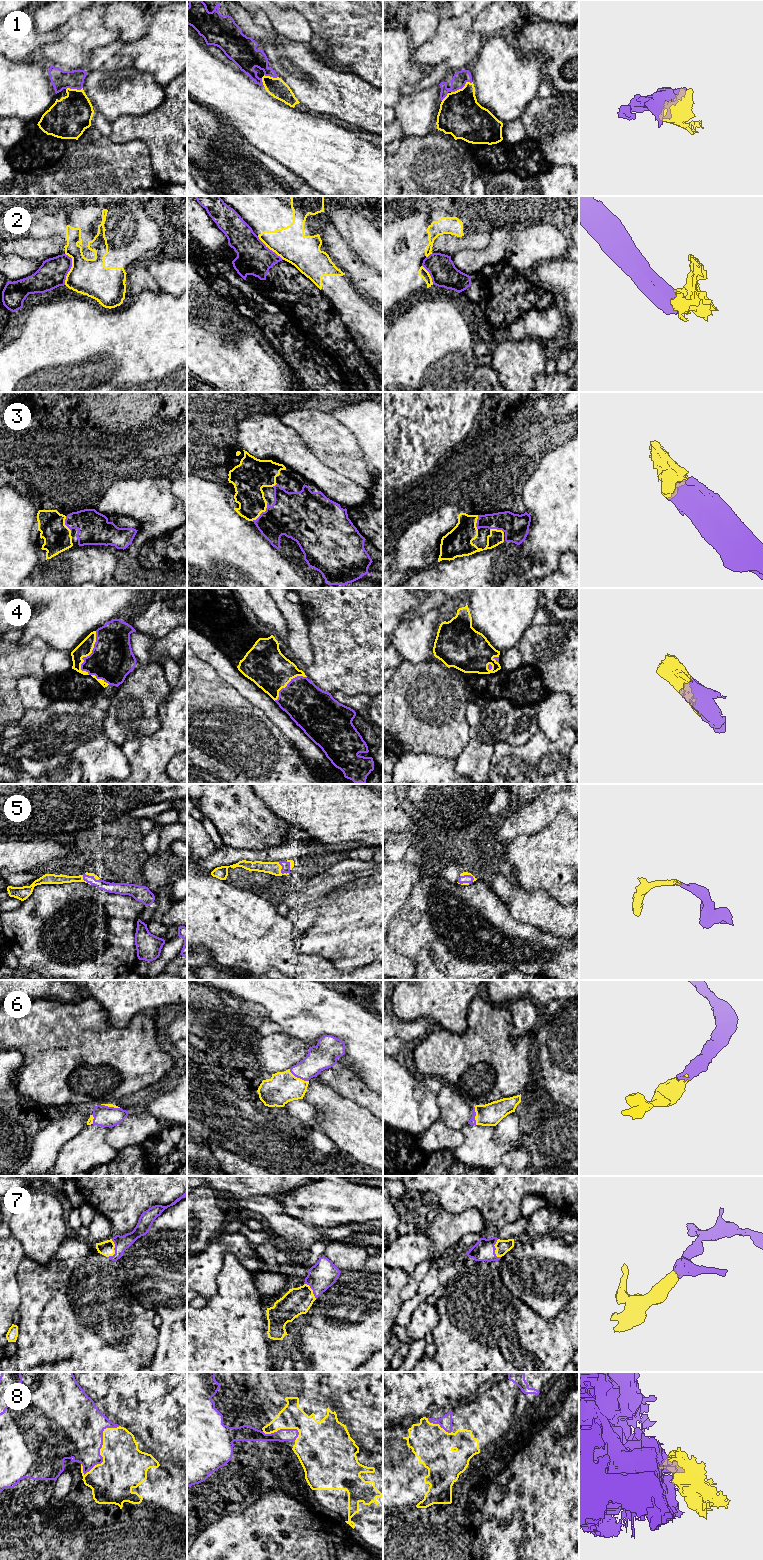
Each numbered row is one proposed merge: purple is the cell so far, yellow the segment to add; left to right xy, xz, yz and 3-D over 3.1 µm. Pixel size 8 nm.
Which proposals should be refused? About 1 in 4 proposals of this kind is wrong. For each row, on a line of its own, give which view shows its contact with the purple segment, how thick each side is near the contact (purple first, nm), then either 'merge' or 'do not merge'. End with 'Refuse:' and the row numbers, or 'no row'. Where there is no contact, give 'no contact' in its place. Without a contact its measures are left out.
1: meets purple in yz; 120 nm thick on the purple side, 340 nm on the other; merge
2: meets purple in xy; 220 nm thick on the purple side, 300 nm on the other; do not merge
3: meets purple in xz; 360 nm thick on the purple side, 220 nm on the other; merge
4: meets purple in xy; 340 nm thick on the purple side, 120 nm on the other; merge
5: meets purple in xz; 70 nm thick on the purple side, 110 nm on the other; merge
6: meets purple in xz; 200 nm thick on the purple side, 260 nm on the other; merge
7: meets purple in xy; 110 nm thick on the purple side, 120 nm on the other; merge
8: meets purple in xy; 440 nm thick on the purple side, 360 nm on the other; do not merge
Refuse: 2, 8

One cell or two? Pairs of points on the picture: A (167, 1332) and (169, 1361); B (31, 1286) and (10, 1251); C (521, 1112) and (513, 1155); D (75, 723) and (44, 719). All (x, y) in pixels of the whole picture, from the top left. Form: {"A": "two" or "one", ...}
{"A": "one", "B": "two", "C": "two", "D": "one"}

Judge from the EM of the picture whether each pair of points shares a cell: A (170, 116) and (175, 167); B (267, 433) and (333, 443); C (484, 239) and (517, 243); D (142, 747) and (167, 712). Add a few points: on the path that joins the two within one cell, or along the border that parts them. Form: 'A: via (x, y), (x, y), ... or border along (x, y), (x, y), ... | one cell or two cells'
A: via (175, 129), (175, 154) | one cell
B: border along (282, 423), (289, 426), (315, 456) | two cells
C: border along (491, 233), (489, 243), (484, 248), (468, 249) | two cells
D: via (152, 744), (167, 729), (167, 722) | one cell

